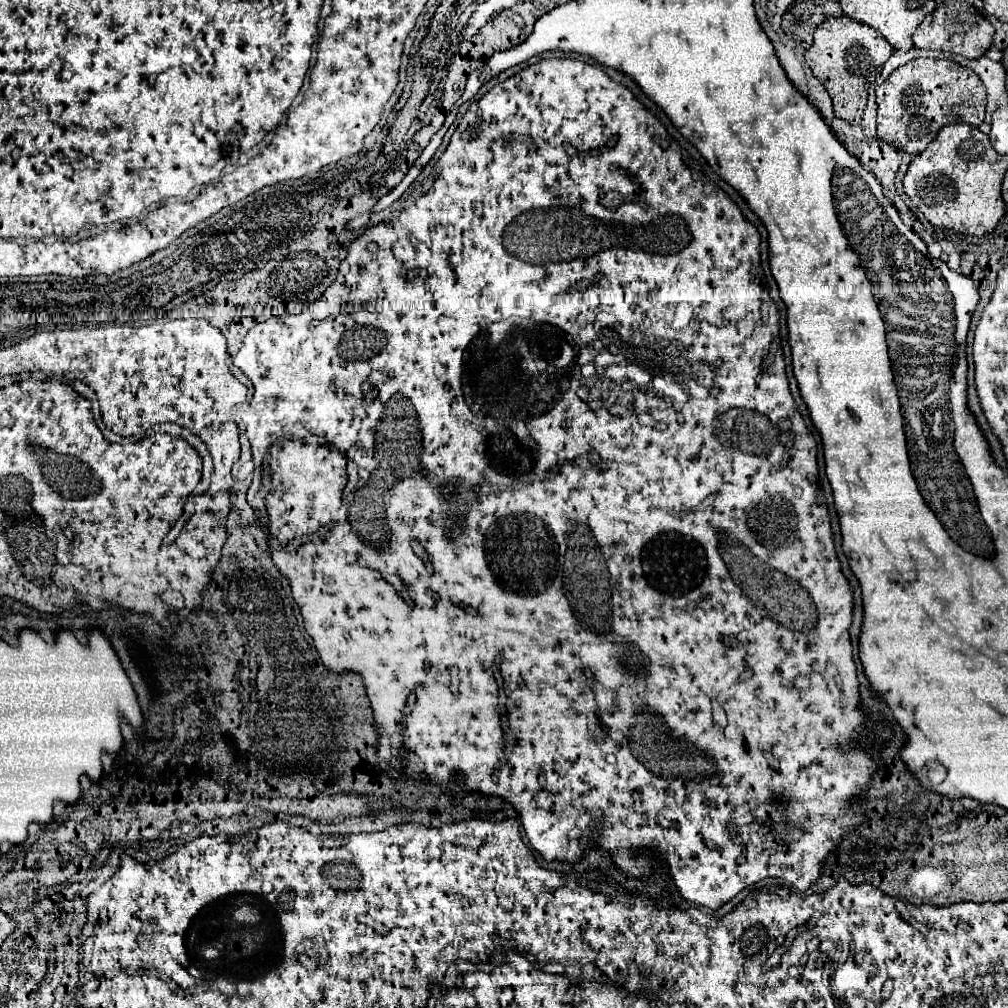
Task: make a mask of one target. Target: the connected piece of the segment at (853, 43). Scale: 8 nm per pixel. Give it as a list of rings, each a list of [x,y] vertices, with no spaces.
[[[839,16],[829,18],[815,30],[815,40],[805,52],[805,62],[811,68],[813,76],[825,86],[825,90],[833,98],[835,116],[847,120],[849,124],[859,124],[867,106],[867,88],[879,76],[881,66],[887,62],[891,52],[893,48],[883,38],[883,34],[863,22]]]

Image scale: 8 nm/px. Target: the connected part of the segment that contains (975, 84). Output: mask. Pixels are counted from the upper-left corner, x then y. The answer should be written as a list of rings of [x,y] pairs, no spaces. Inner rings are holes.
[[[919,58],[911,60],[877,86],[877,134],[897,150],[919,154],[947,124],[965,122],[979,126],[985,118],[985,90],[979,76],[953,60]],[[893,136],[893,138],[891,138]]]

